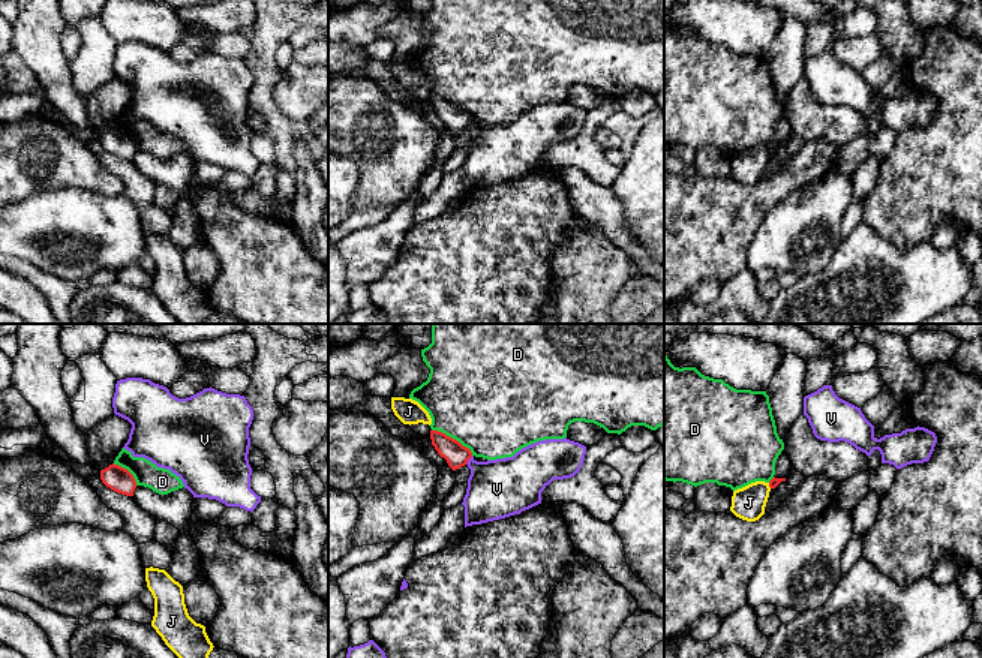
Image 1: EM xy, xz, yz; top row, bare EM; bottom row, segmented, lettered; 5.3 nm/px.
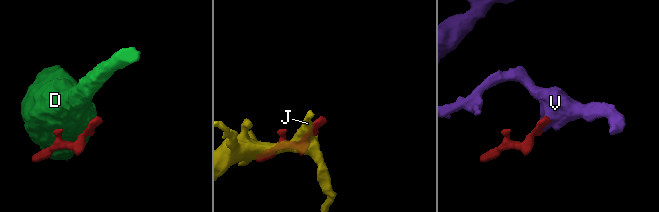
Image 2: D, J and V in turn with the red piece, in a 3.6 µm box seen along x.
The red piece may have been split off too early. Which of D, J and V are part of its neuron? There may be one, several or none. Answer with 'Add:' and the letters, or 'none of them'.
Add: none of them

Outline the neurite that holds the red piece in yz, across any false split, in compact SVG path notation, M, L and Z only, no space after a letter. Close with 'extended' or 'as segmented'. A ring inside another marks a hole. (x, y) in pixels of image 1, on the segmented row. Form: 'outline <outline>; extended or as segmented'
outline M783 450L775 462L775 475L769 481L769 487L775 489L781 481L786 481L786 477L792 471L790 459L787 453Z; extended

